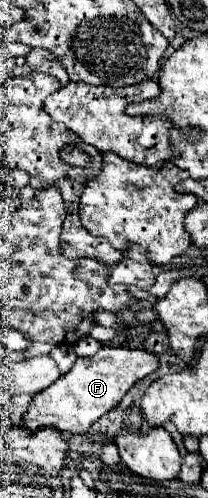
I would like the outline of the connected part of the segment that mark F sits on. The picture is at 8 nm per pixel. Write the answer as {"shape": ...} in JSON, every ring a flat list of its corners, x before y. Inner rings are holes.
{"shape":[[101,347,93,357,77,359,69,373,61,375,51,387,33,395,35,431,41,427,55,427,69,435,87,433,87,429,113,409,139,379,147,377,157,367,159,361,153,353,129,347]]}

